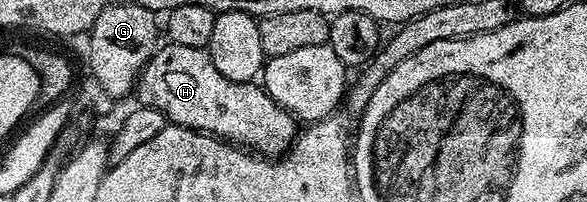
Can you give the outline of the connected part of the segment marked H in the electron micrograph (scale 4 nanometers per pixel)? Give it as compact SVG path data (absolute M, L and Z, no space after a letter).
M173 43L155 49L138 74L137 93L137 104L156 107L166 115L167 122L211 133L270 159L283 156L300 132L294 114L278 103L261 84L228 79L216 71L216 63L212 63L206 49Z

